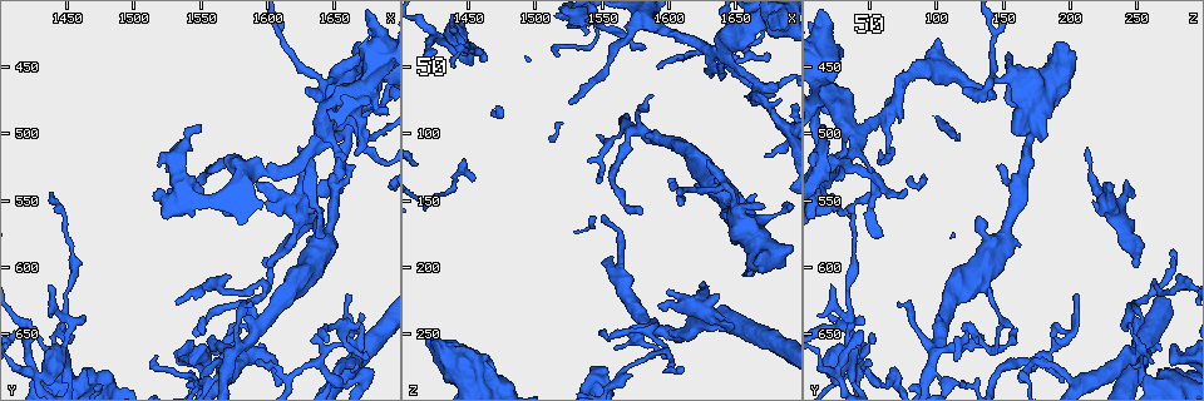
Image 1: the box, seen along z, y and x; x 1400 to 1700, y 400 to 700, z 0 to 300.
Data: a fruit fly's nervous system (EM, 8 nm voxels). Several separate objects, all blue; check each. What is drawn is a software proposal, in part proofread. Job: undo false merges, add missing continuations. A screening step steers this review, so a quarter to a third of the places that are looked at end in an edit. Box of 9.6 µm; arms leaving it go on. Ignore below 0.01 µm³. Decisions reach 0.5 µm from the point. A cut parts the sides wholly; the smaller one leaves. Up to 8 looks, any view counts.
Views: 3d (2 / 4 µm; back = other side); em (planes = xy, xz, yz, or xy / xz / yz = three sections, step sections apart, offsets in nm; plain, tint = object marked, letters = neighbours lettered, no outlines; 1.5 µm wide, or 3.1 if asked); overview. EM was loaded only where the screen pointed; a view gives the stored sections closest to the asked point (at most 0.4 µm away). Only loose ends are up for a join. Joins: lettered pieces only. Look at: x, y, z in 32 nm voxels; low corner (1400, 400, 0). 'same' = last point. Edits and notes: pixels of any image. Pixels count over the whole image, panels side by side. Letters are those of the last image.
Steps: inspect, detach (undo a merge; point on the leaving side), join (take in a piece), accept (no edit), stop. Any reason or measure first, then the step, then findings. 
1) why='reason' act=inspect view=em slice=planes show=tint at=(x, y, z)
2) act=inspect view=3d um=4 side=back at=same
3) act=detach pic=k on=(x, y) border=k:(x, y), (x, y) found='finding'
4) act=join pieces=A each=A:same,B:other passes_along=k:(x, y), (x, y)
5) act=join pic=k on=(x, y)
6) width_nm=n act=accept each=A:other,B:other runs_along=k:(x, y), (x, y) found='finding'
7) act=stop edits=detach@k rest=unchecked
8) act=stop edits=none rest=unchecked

why='branch stops here' act=inspect view=3d um=2 at=(1424, 682, 258)

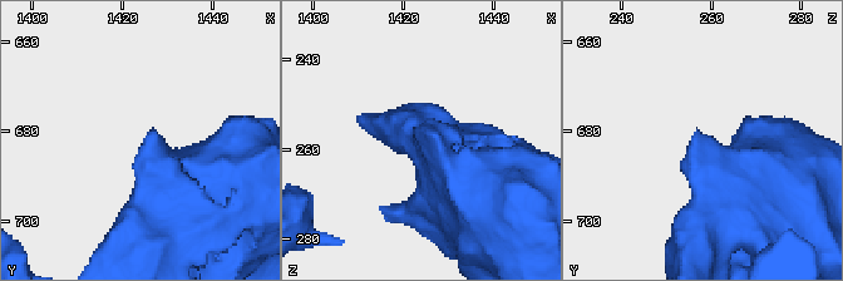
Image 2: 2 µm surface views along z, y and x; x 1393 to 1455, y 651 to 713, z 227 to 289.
why='shape alone is not enough' act=inspect view=em slice=xz step=8 show=tint at=(1426, 680, 258)

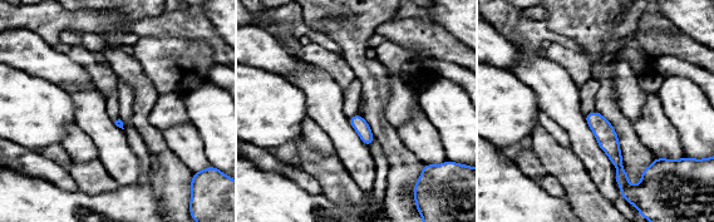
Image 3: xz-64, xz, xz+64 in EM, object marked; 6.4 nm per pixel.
act=inspect view=em slice=planes show=letters at=same

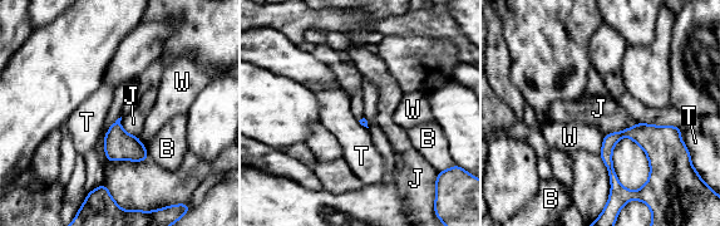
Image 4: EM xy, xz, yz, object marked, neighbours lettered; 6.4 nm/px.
act=accept each=B:other,J:other,T:other,W:other border=4:(681, 127), (680, 138), (690, 151) found='none of them fits'

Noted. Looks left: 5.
why='a fork' act=inspect view=3d um=2 at=(1582, 670, 242)

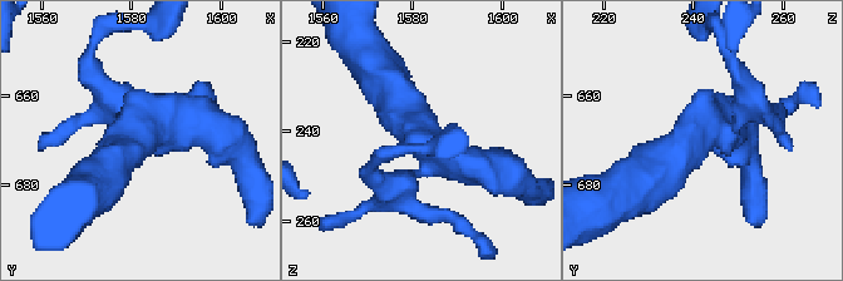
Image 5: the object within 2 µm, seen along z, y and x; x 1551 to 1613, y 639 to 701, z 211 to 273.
act=inspect view=em slice=xz step=8 show=tint at=(1583, 668, 241)

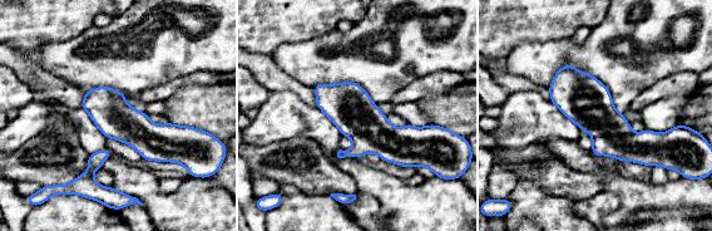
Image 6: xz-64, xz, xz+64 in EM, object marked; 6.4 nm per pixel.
act=inspect view=em slice=xz step=8 show=letters at=same

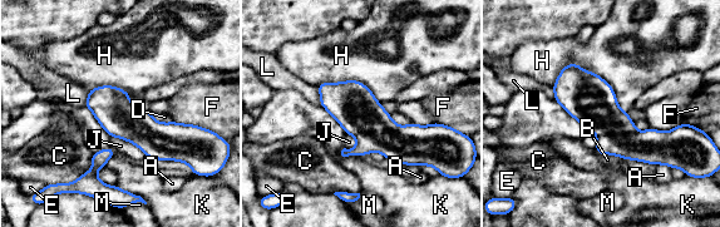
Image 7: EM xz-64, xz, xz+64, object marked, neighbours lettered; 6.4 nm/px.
act=accept each=A:other,B:other,C:other,D:other,E:other,F:other,H:other,J:other,K:other,L:other,M:other border=7:(552, 84), (576, 63), (626, 113) found='continuous, no second cell'

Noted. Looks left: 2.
why='end of a long branch' act=inspect view=em slice=yz step=4 show=tint at=(1436, 544, 48)

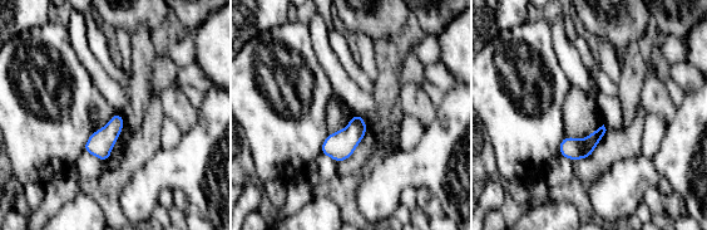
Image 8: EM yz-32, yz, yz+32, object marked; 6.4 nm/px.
why='see the neighbours' act=inspect view=em slice=yz step=4 show=letters at=same

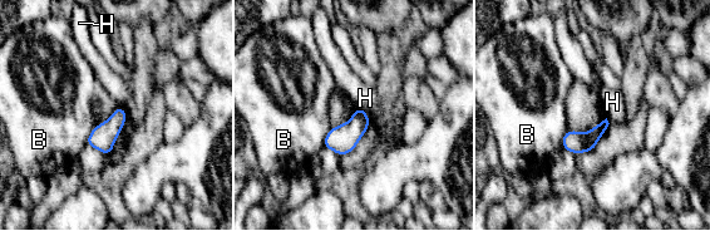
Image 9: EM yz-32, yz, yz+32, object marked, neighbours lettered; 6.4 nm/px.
act=accept each=B:other,H:other border=9:(119, 106), (92, 131), (85, 145) found='no lettered piece goes on from it'

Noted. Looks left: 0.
act=stop edits=none rest=unchecked

